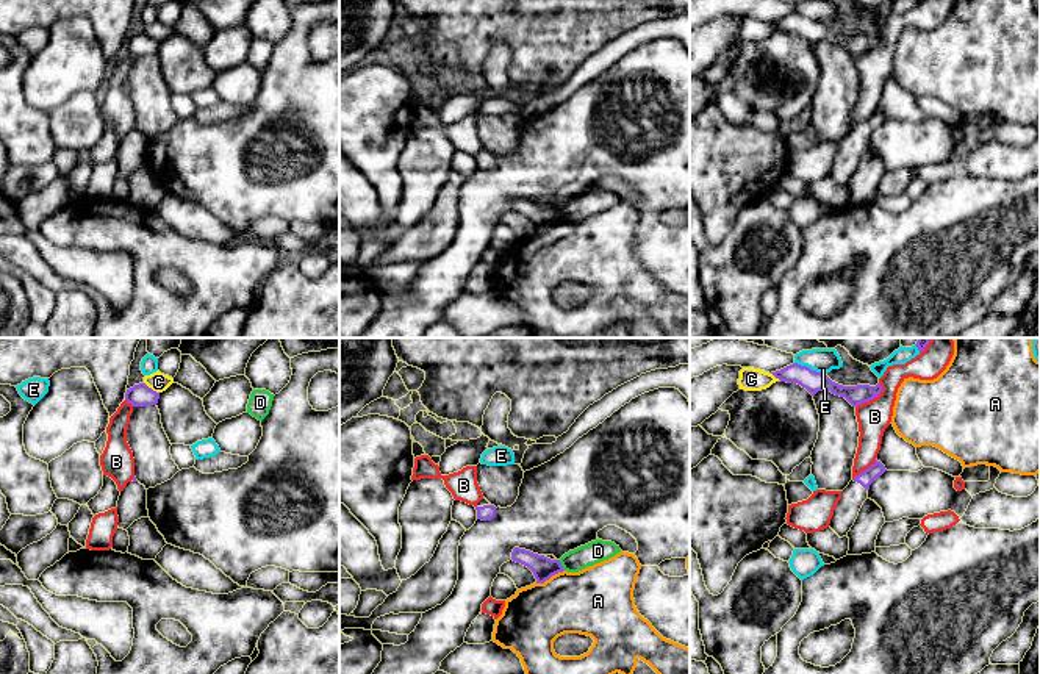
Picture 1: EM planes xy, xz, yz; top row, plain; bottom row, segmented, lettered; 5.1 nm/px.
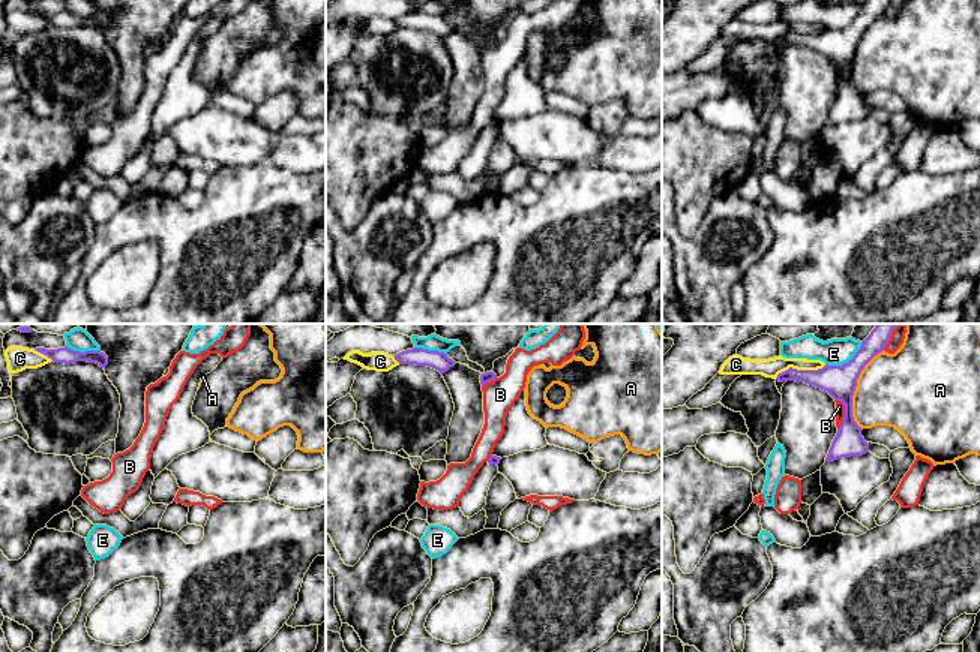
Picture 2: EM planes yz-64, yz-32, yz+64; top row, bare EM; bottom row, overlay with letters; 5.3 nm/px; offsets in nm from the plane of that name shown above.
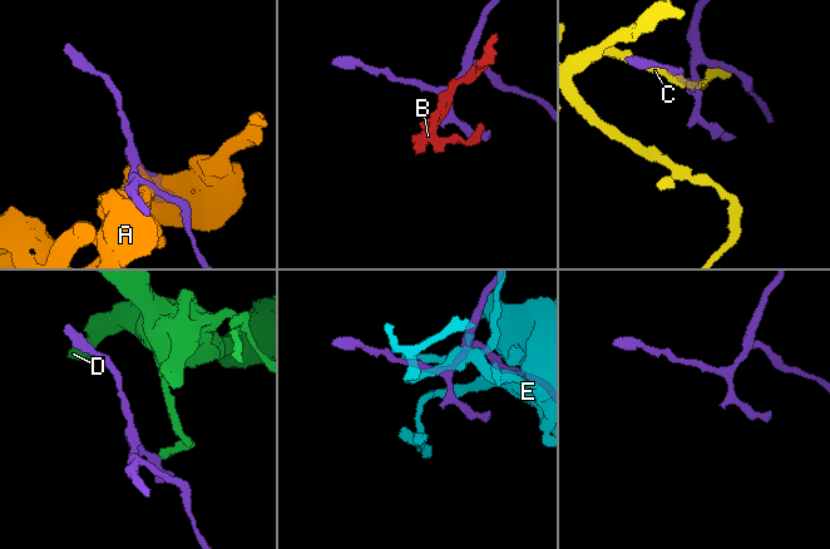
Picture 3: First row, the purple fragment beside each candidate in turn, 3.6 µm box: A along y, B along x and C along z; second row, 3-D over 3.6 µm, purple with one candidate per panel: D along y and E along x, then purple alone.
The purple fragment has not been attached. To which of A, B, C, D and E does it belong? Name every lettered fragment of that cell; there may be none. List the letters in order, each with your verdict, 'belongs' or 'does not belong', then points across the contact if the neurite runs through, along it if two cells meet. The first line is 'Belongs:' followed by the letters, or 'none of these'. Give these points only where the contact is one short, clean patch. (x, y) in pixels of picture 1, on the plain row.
Belongs: none of these
A: does not belong
B: does not belong
C: does not belong
D: does not belong; border xz (559, 210), (565, 219)
E: does not belong

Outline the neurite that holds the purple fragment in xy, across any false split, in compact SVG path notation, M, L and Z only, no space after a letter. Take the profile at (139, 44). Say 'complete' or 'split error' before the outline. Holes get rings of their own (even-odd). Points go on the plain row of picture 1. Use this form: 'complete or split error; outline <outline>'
complete; outline M145 33L134 34L125 42L125 50L133 56L156 55L158 48L160 42L153 41Z

